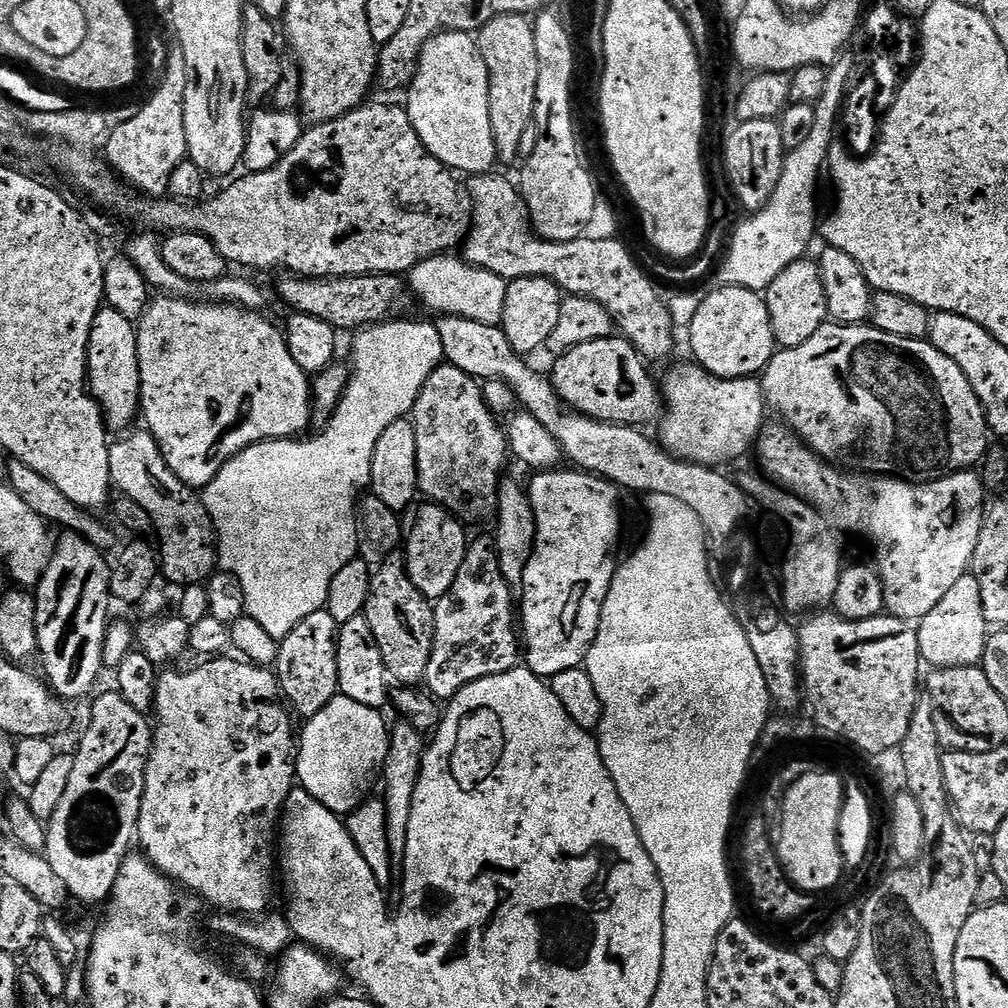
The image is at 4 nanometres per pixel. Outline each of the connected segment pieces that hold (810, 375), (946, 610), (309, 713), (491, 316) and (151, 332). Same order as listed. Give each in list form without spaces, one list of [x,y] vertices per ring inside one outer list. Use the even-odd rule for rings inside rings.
[[[825,322],[821,328],[814,334],[814,338],[806,338],[806,342],[802,342],[802,346],[794,346],[793,348],[780,348],[772,357],[772,361],[766,365],[762,373],[762,383],[764,385],[764,402],[769,409],[772,408],[777,412],[779,419],[783,423],[787,424],[821,460],[825,462],[832,462],[832,459],[837,456],[842,463],[845,464],[845,469],[855,470],[860,474],[875,474],[880,478],[895,478],[898,480],[906,480],[909,482],[927,482],[929,480],[938,480],[941,476],[951,476],[953,472],[962,472],[965,470],[972,470],[977,467],[983,461],[989,447],[990,441],[990,429],[988,426],[988,418],[984,414],[984,408],[980,405],[980,400],[974,394],[974,390],[970,386],[970,382],[966,378],[966,374],[962,374],[962,370],[957,366],[950,358],[946,358],[946,354],[942,354],[933,346],[927,339],[911,340],[909,337],[899,337],[896,334],[886,333],[881,329],[873,326],[869,326],[867,323],[862,324],[834,324],[831,322]]]
[[[974,575],[963,576],[943,596],[942,602],[918,621],[920,659],[932,668],[977,667],[983,661],[990,635],[988,619],[982,610],[980,580]]]
[[[321,610],[302,618],[292,633],[285,640],[279,641],[280,653],[274,665],[278,688],[290,708],[292,703],[291,711],[297,717],[309,718],[318,714],[338,694],[337,635],[336,619],[327,610]]]
[[[441,254],[421,260],[410,273],[410,288],[424,299],[424,304],[435,314],[465,316],[478,322],[500,324],[506,302],[509,281],[485,268],[468,263],[456,254]]]
[[[161,295],[153,299],[144,311],[144,315],[138,321],[136,330],[136,345],[138,346],[138,362],[140,363],[140,407],[142,420],[146,423],[147,431],[152,433],[162,450],[162,458],[166,458],[166,466],[178,474],[178,478],[187,488],[203,490],[209,482],[222,470],[226,461],[231,460],[242,450],[246,450],[251,444],[260,444],[264,440],[287,440],[295,437],[304,427],[309,427],[312,419],[312,389],[310,387],[310,376],[290,358],[288,341],[285,333],[280,332],[267,320],[260,316],[259,311],[246,308],[237,308],[235,304],[221,304],[219,302],[203,302],[196,304],[195,299],[181,298],[179,296]]]

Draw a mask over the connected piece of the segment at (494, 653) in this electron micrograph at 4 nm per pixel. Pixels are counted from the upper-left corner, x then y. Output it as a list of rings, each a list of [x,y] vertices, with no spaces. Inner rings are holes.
[[[491,535],[473,539],[462,558],[462,566],[458,566],[454,586],[434,604],[436,629],[423,683],[428,684],[427,691],[437,701],[447,702],[470,686],[470,682],[517,667],[522,644],[518,639],[517,617],[516,620],[512,617],[512,596],[514,589],[502,578],[502,566],[498,566],[495,539]]]

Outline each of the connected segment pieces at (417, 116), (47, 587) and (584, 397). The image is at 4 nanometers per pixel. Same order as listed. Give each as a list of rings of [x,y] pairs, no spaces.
[[[447,30],[429,35],[426,46],[420,51],[416,76],[406,92],[406,111],[426,151],[441,160],[446,168],[451,168],[457,173],[488,174],[495,169],[492,167],[497,167],[498,164],[494,134],[490,130],[490,82],[479,43],[470,37],[468,32]]]
[[[64,534],[54,544],[52,561],[44,572],[44,577],[34,589],[36,597],[36,637],[38,638],[38,660],[44,663],[43,675],[53,692],[65,701],[71,702],[84,696],[96,684],[100,671],[105,671],[104,636],[108,632],[108,600],[112,586],[112,570],[109,561],[104,561],[105,553],[88,543],[82,536]]]
[[[613,334],[606,338],[598,338],[594,342],[582,342],[582,346],[574,346],[574,350],[563,352],[555,357],[550,379],[556,387],[556,393],[571,411],[581,412],[592,420],[604,420],[608,424],[626,424],[629,426],[644,426],[647,420],[661,415],[662,396],[658,391],[658,384],[652,381],[648,373],[649,365],[631,340],[620,334]]]

